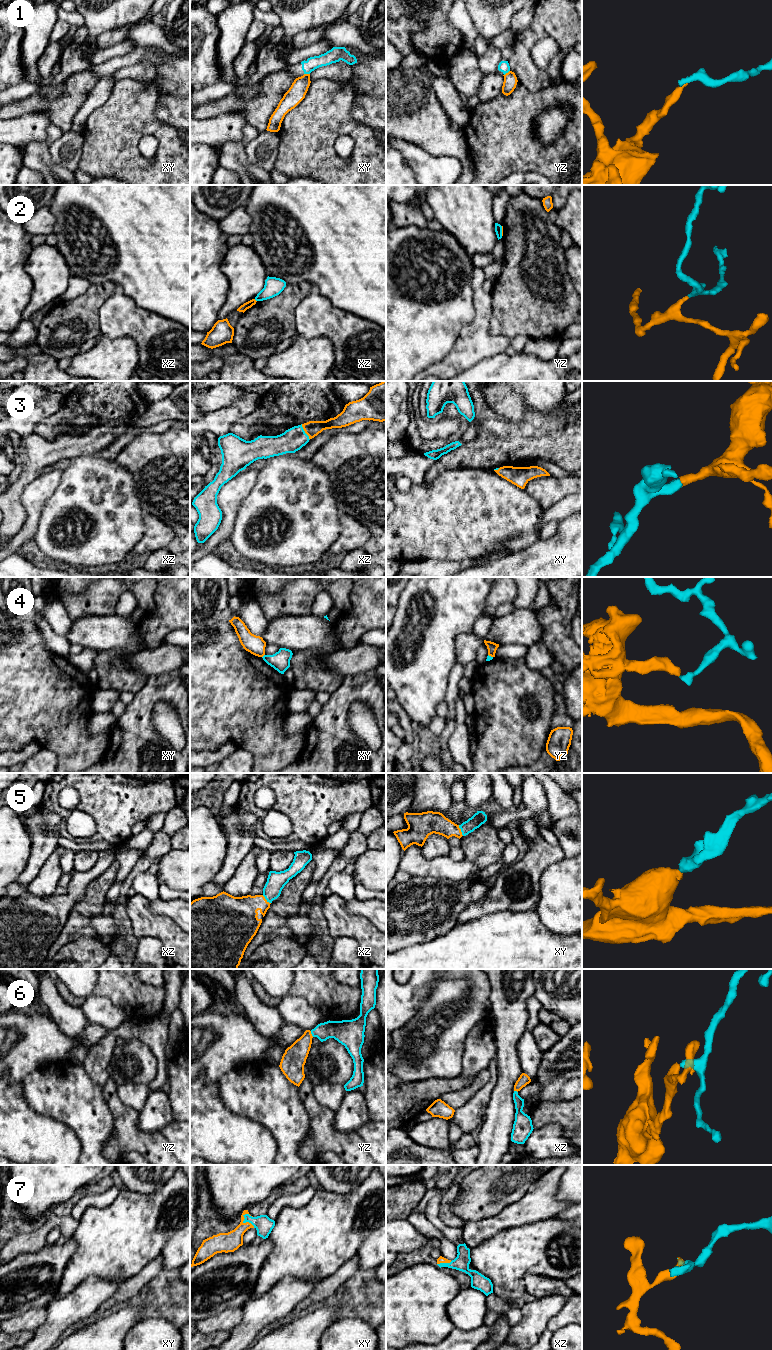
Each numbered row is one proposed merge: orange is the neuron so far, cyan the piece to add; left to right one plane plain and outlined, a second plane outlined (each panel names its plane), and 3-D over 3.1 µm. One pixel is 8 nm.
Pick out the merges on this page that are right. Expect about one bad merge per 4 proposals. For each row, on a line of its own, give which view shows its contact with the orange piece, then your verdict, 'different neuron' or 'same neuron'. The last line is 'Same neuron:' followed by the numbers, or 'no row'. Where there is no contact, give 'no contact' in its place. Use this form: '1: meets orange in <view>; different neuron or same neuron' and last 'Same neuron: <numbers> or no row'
1: meets orange in xy; different neuron
2: meets orange in xz; different neuron
3: meets orange in xz; same neuron
4: meets orange in xy; different neuron
5: meets orange in xy; same neuron
6: meets orange in yz; same neuron
7: meets orange in xy; same neuron
Same neuron: 3, 5, 6, 7

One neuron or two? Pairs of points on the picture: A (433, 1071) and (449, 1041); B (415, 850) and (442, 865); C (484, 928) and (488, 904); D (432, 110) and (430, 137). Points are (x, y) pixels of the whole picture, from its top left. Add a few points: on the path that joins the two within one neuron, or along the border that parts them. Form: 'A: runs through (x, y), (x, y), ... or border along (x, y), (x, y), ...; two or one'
A: runs through (433, 1064), (433, 1057), (442, 1048); one
B: runs through (419, 857), (427, 865), (435, 865); one
C: border along (509, 911), (488, 913), (464, 923); two
D: runs through (430, 117), (430, 130); one

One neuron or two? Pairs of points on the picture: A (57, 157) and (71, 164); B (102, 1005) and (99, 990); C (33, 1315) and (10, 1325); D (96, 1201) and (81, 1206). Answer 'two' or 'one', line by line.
A: one
B: two
C: one
D: one

